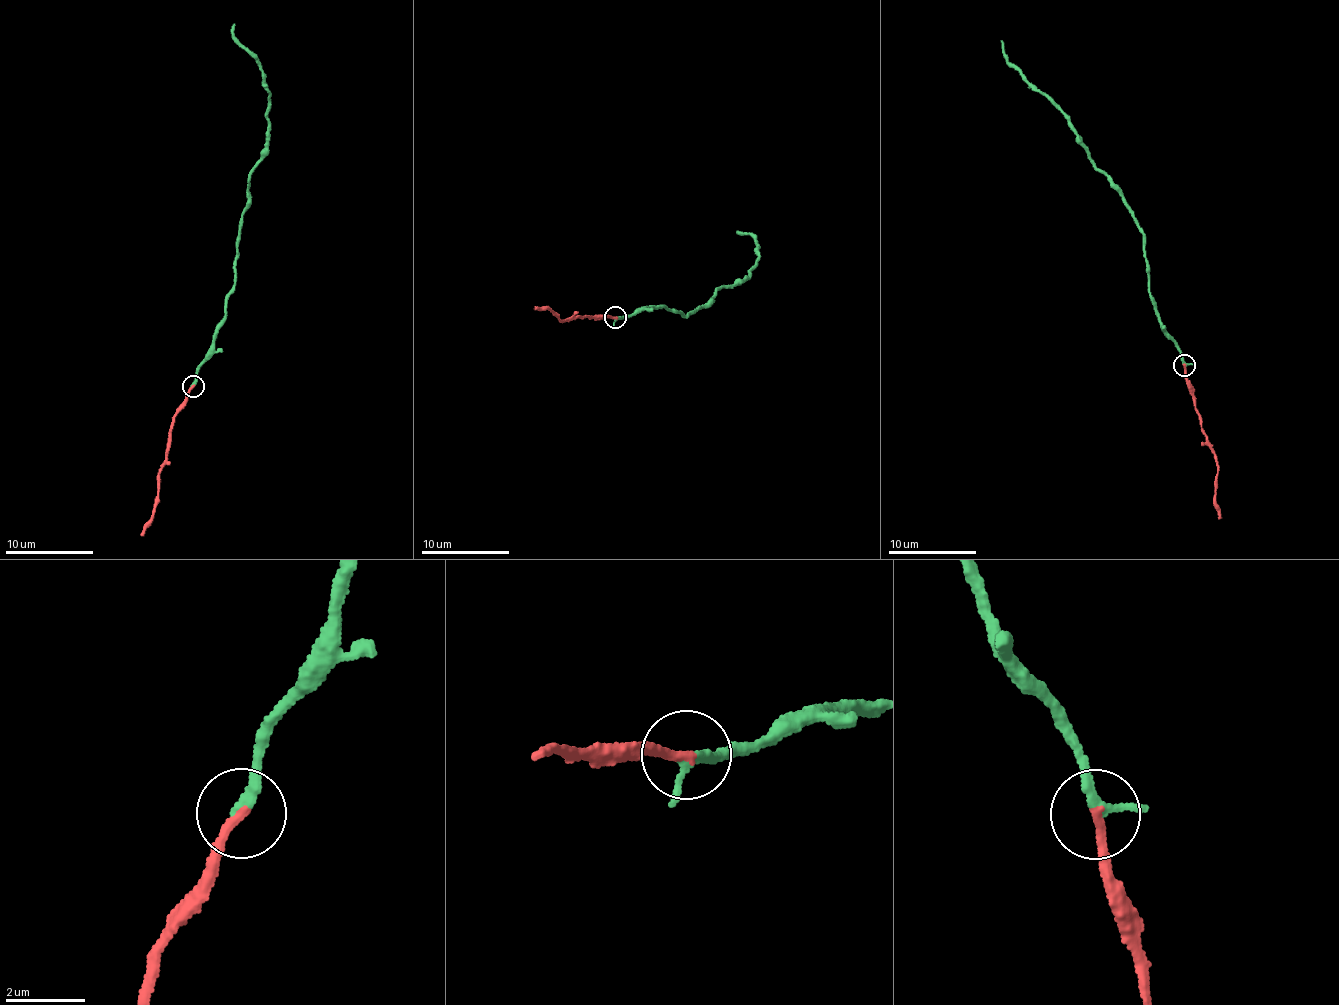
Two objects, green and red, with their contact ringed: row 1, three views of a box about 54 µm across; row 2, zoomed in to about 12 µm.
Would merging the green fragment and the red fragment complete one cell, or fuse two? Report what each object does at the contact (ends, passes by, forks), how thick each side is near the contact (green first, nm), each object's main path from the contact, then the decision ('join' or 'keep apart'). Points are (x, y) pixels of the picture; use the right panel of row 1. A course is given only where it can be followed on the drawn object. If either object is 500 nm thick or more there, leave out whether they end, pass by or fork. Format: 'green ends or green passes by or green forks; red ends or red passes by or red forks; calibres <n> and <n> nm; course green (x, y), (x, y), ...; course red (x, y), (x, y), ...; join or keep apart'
green passes by; red ends; calibres 240 and 260 nm; course green (1184, 366), (1150, 296), (1143, 230), (1069, 120), (1025, 78), (1003, 52), (1001, 40); course red (1184, 366), (1185, 383), (1194, 401), (1199, 425), (1217, 464), (1215, 501), (1220, 519); join

